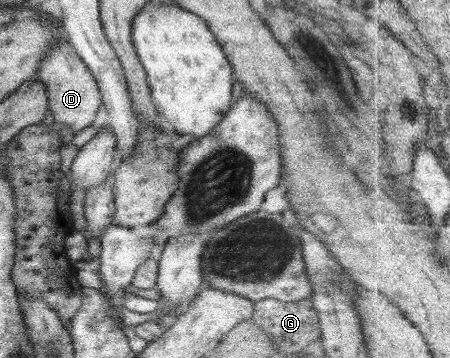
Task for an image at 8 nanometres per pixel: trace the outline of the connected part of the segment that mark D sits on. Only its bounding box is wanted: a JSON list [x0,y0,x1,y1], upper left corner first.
[34,32,101,134]

